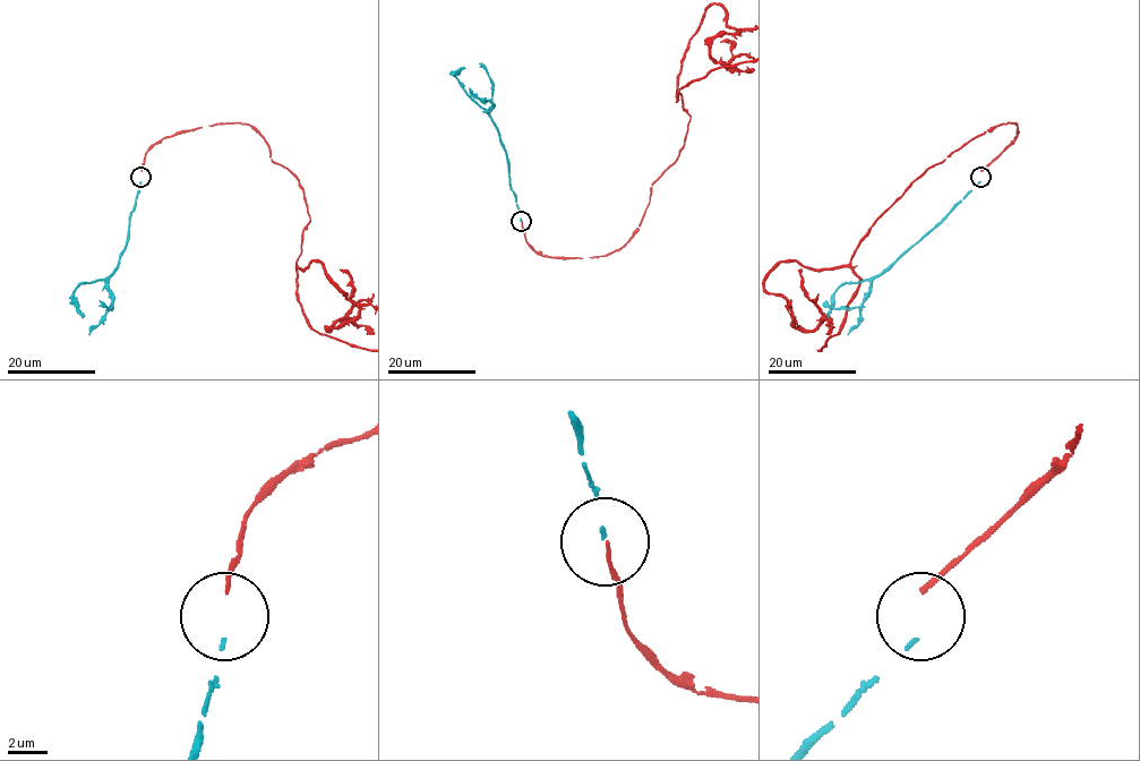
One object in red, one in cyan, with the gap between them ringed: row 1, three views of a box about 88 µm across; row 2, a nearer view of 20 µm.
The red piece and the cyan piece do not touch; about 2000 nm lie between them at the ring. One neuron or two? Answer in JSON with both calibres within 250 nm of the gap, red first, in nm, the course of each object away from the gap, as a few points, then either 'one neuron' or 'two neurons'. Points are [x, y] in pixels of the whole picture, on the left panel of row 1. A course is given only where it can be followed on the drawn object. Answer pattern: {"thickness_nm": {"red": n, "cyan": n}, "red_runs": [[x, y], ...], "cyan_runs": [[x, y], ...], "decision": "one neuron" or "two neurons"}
{"thickness_nm": {"red": 200, "cyan": 200}, "red_runs": [[142, 171], [174, 135], [257, 129], [310, 221], [297, 301], [350, 344]], "cyan_runs": [[140, 181], [129, 219], [127, 244], [118, 265], [109, 276], [82, 283], [75, 290], [74, 305], [83, 317]], "decision": "two neurons"}

